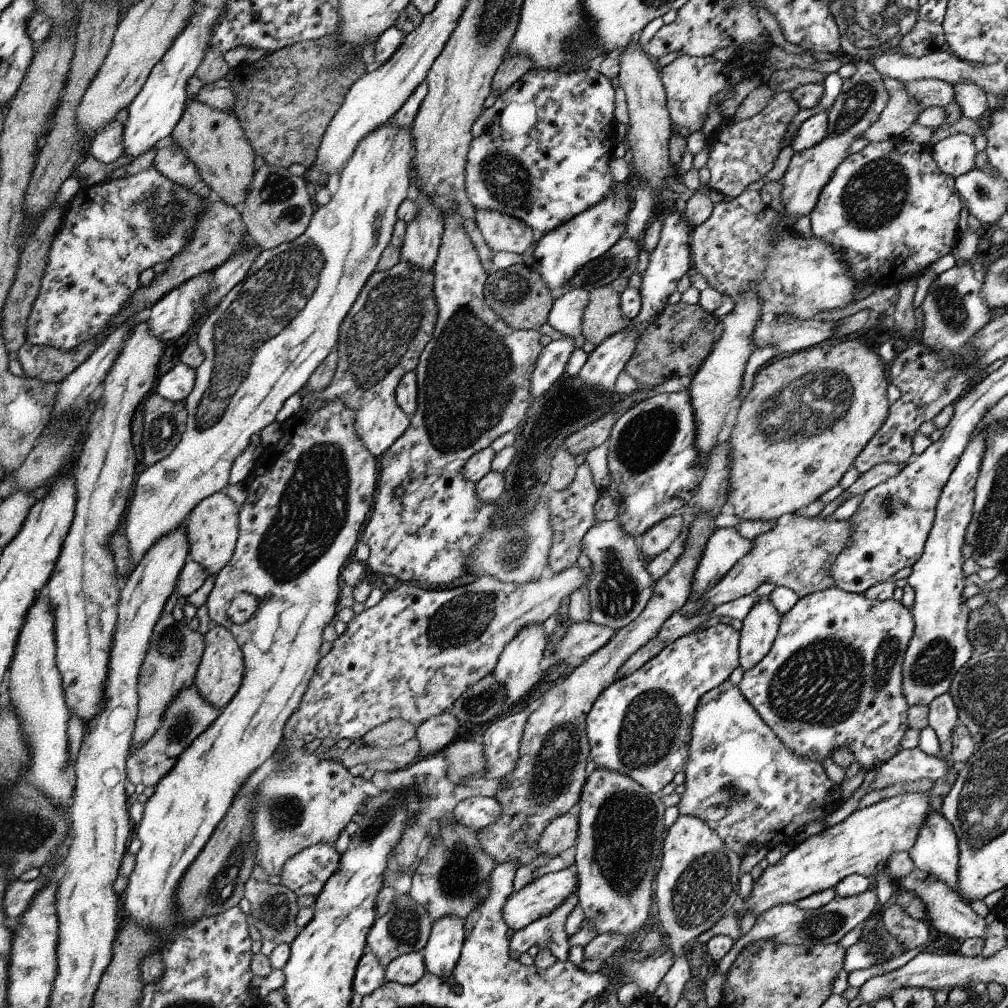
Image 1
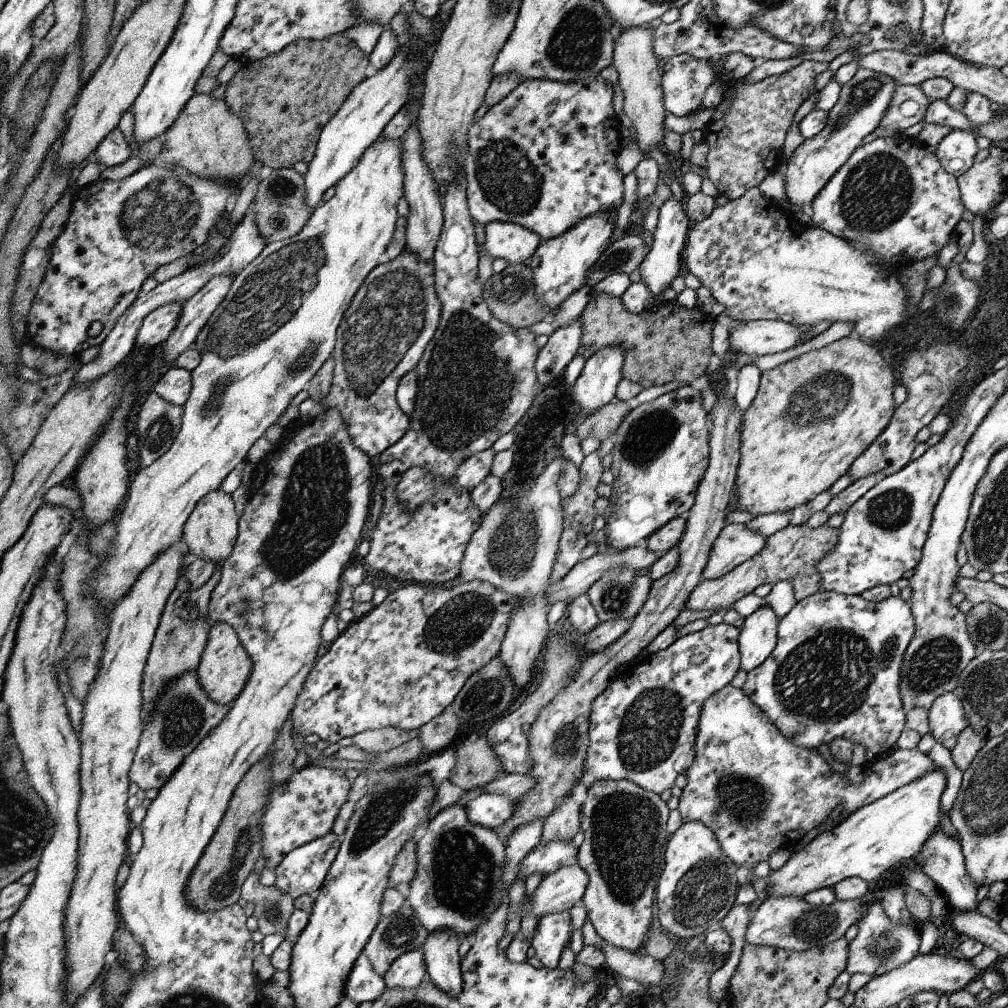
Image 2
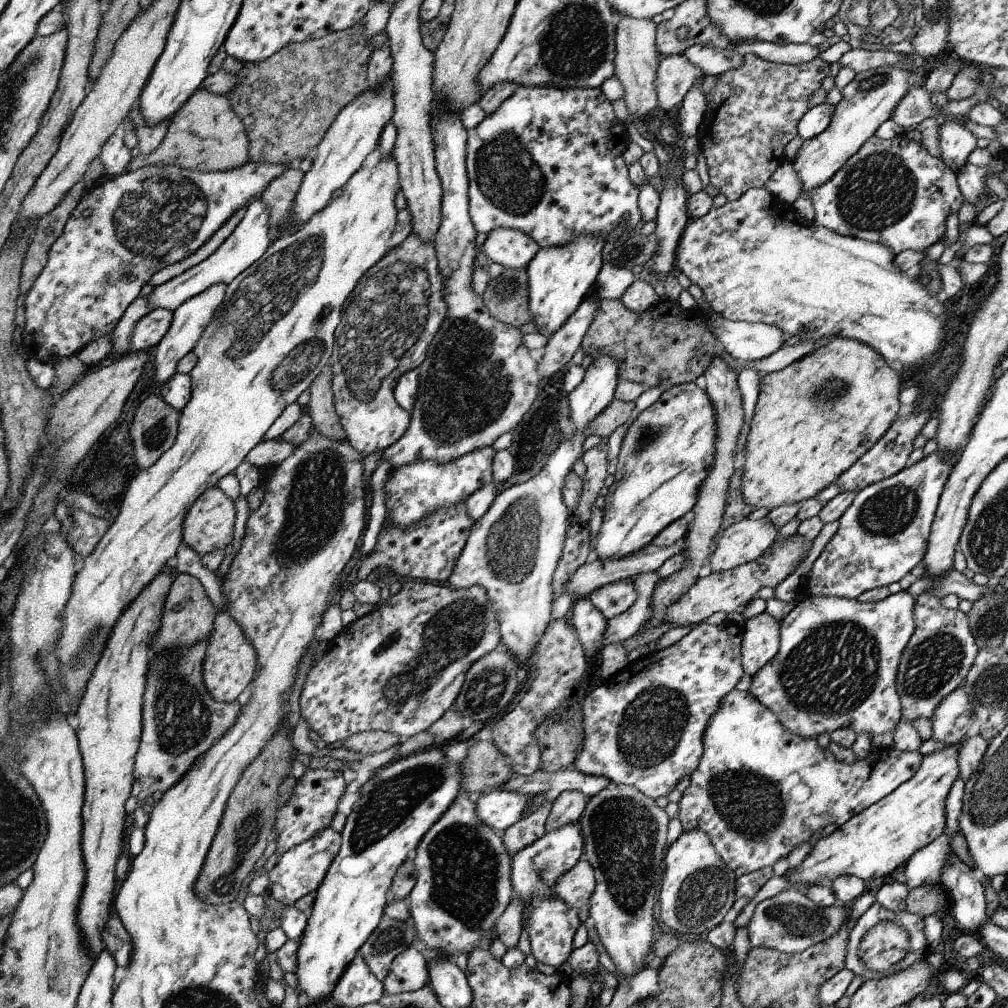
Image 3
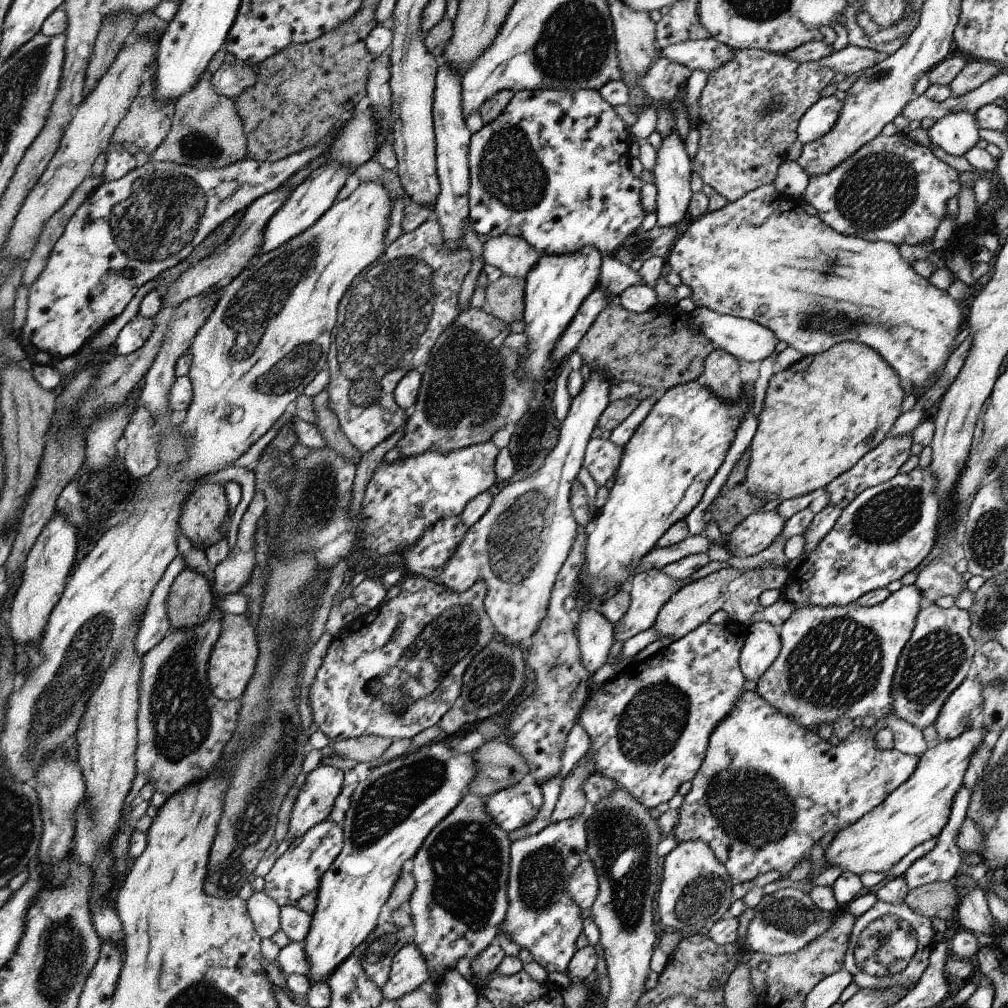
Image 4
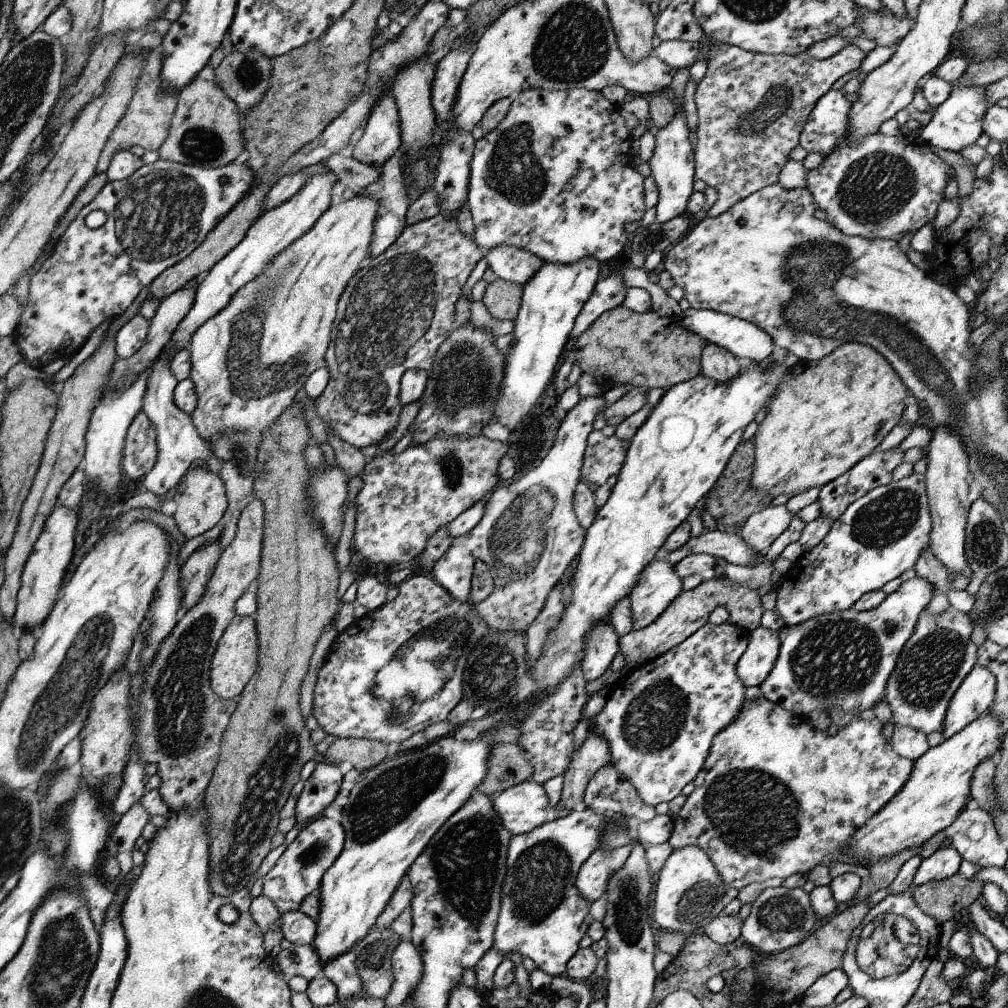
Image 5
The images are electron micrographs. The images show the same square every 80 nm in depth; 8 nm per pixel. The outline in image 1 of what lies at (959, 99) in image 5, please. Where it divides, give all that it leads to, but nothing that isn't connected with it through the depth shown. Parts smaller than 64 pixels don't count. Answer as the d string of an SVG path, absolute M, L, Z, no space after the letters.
M965 133L950 135L931 146L933 161L942 173L955 180L975 168L977 151L973 137Z

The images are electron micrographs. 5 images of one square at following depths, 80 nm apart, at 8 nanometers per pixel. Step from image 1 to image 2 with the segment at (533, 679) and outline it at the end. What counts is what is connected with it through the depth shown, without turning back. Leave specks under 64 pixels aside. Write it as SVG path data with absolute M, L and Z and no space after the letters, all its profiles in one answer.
M562 455L556 457L537 478L532 490L516 503L496 503L489 508L483 524L469 542L457 577L464 583L474 579L492 583L492 586L506 591L518 604L510 628L502 638L502 650L499 653L512 679L516 697L519 688L524 688L534 678L534 664L551 633L546 621L550 607L547 605L545 588L550 582L559 552L559 538L563 532L563 506L558 480L563 472L564 459Z

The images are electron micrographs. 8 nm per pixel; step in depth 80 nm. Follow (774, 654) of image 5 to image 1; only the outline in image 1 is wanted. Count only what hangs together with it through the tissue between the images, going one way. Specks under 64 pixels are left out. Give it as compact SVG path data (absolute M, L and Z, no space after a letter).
M768 595L754 597L754 605L739 630L739 666L744 672L768 654L781 623L781 614Z

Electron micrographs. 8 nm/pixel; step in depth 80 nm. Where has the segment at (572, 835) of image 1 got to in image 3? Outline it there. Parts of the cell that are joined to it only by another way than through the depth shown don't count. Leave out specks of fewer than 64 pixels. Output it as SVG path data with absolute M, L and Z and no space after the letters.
M561 792L552 803L545 830L552 832L566 825L579 824L587 800L580 792Z

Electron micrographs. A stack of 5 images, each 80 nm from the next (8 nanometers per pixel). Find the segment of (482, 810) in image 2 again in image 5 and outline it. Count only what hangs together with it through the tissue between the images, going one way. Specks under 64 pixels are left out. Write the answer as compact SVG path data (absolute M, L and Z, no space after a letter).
M531 779L503 790L492 802L503 826L514 836L526 834L553 819L543 785Z

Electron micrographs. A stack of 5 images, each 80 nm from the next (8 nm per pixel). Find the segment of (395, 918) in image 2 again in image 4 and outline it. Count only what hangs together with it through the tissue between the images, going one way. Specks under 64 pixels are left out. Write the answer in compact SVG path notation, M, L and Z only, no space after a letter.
M390 922L378 926L353 950L364 970L381 988L388 980L393 956L406 944L410 944L412 932Z

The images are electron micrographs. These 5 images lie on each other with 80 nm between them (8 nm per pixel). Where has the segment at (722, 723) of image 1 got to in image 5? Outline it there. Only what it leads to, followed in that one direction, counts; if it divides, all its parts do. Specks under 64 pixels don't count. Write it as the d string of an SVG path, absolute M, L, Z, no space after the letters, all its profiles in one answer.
M762 695L755 699L745 699L735 721L715 734L712 741L712 758L708 758L708 766L704 766L704 774L700 774L700 778L694 780L694 790L687 796L685 804L676 813L668 842L673 846L673 850L699 846L702 850L707 851L717 872L724 879L725 885L738 890L752 882L764 882L768 878L786 879L792 874L809 874L812 868L818 864L829 867L830 862L834 862L834 860L868 867L868 863L860 863L851 856L849 846L852 835L882 809L897 792L900 792L904 783L910 778L915 763L909 758L901 757L893 749L891 743L886 742L886 738L882 735L882 727L883 724L880 723L878 716L870 721L856 716L852 722L838 730L835 736L829 736L827 732L814 730L806 717L788 712L785 708L766 700Z

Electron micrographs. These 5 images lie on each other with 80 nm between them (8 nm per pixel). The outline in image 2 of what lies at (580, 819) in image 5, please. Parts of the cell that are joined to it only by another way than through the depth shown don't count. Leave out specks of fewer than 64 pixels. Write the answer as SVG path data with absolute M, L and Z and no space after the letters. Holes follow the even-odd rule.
M550 841L543 844L540 842L530 851L520 865L519 875L526 874L525 880L534 872L543 872L543 878L560 867L564 866L565 860L577 856L577 850L572 841ZM569 911L551 913L538 919L531 946L544 967L553 969L559 966L564 947L570 944L570 932L572 926Z

